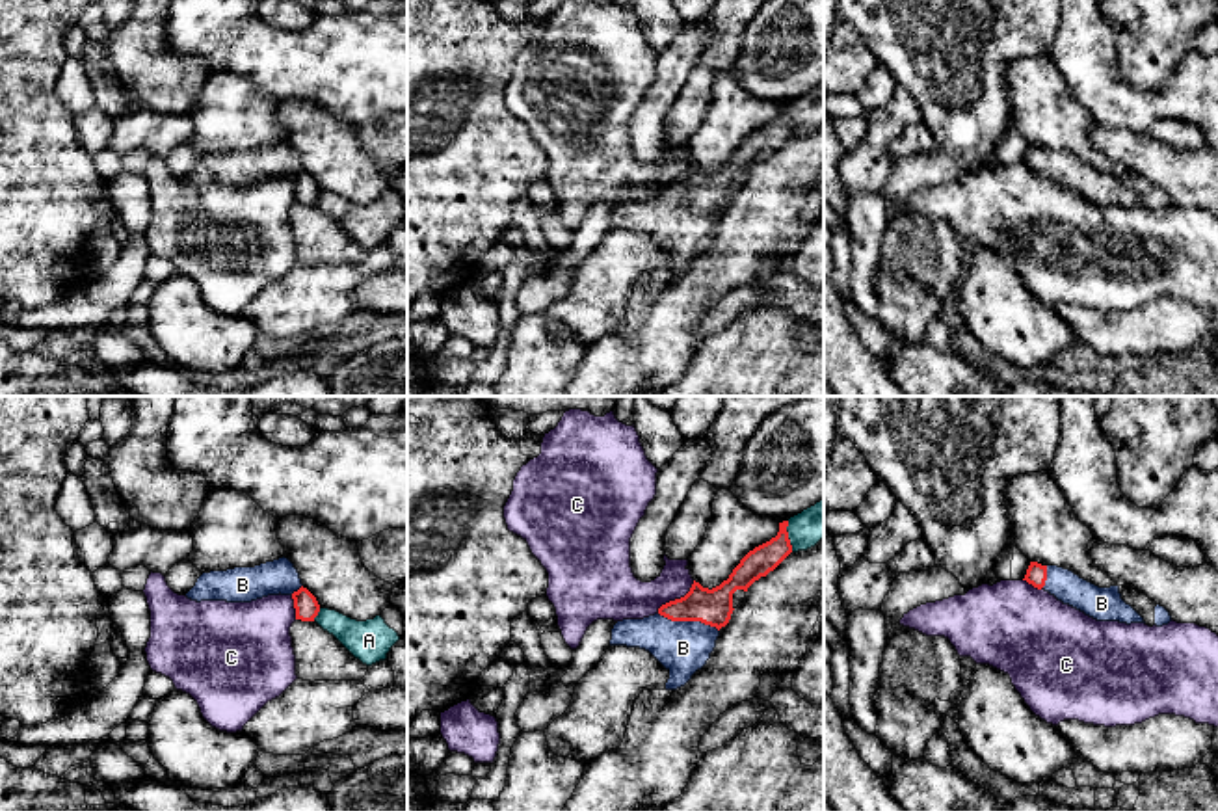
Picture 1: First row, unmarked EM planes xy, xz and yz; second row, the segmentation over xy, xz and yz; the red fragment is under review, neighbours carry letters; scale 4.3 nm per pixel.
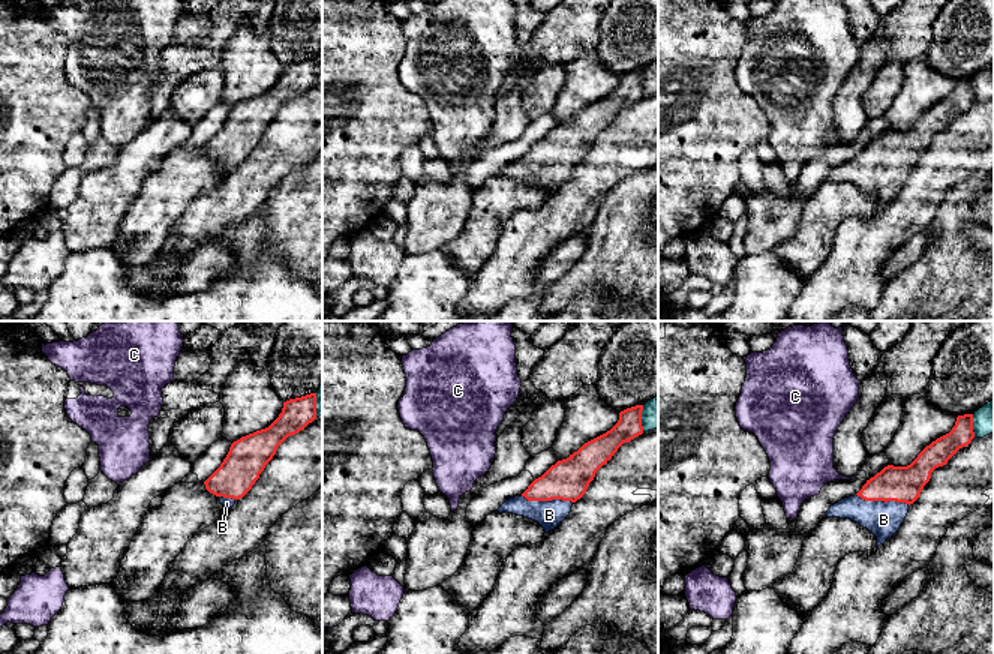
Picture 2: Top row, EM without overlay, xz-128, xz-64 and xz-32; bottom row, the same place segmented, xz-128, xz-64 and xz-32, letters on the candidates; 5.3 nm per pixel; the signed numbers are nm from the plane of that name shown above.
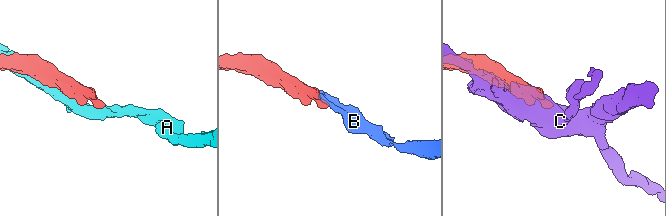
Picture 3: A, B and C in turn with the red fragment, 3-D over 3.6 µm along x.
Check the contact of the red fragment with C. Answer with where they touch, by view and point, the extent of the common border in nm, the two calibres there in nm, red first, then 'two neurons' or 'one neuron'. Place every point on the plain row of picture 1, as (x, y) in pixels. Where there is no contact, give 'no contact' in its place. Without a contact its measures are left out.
xz (675, 183) | 220 nm | 160/220 nm | two neurons

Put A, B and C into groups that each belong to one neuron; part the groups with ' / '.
A / B / C

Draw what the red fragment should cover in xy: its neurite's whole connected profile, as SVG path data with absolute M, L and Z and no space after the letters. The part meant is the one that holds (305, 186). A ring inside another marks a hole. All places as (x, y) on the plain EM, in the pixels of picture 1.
M285 140L255 151L203 156L186 180L197 186L251 186L279 177L294 182L296 203L314 205L320 195L320 188L301 167L294 147Z

